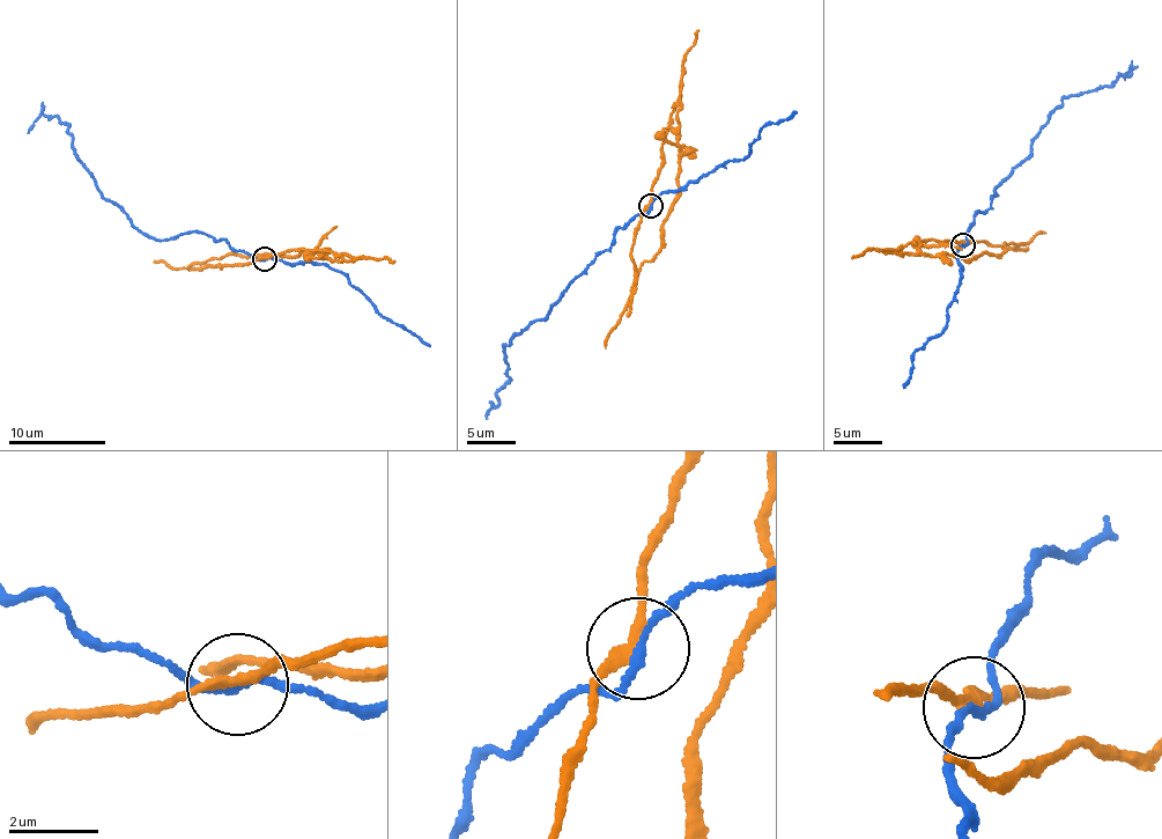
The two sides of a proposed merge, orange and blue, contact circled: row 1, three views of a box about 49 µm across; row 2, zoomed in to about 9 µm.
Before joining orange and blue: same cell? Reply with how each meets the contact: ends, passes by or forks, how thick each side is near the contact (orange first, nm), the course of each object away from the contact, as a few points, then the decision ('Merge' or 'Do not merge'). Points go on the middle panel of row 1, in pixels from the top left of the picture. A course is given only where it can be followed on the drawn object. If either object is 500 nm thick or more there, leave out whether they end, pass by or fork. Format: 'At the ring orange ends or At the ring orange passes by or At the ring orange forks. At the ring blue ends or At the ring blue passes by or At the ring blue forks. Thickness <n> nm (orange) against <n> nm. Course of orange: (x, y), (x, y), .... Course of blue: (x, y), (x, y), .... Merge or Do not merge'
At the ring orange passes by. At the ring blue passes by. Thickness 200 nm (orange) against 180 nm. Course of orange: (650, 206), (666, 127), (680, 96), (686, 53), (698, 29). Course of blue: (650, 206), (615, 230), (613, 244), (569, 285), (548, 317), (527, 325), (503, 345), (507, 384), (487, 418). Do not merge

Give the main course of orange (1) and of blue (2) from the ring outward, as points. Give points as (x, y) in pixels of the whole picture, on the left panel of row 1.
1: (264, 259), (296, 249), (346, 255), (355, 260), (371, 258), (396, 262)
2: (264, 259), (200, 232), (156, 240), (143, 234), (104, 197), (76, 157), (63, 122), (44, 113), (28, 133)

